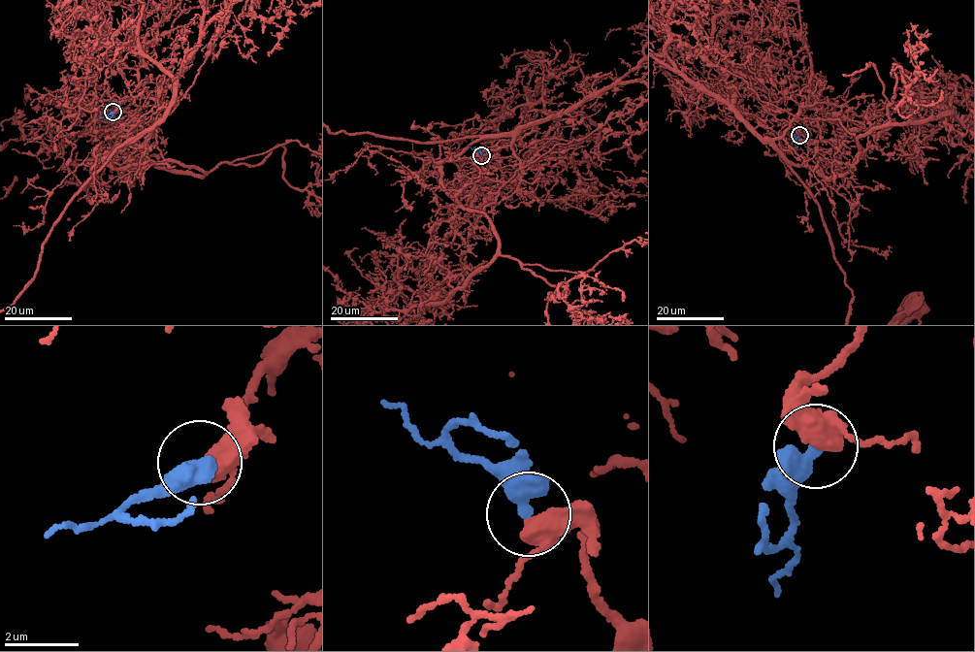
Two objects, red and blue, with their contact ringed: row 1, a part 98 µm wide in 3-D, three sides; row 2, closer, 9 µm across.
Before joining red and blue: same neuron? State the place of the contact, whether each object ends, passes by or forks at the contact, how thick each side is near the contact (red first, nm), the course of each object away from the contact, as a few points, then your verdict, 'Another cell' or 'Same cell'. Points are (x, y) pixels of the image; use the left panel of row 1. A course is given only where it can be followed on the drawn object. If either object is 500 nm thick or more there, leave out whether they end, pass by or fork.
Place: (113, 112). At the ring red passes by. At the ring blue ends. Thickness 440 nm (red) against 480 nm. Course of red: (113, 112), (130, 96), (165, 108), (115, 147), (67, 207), (14, 303). Course of blue: (113, 112), (99, 118). Same cell

